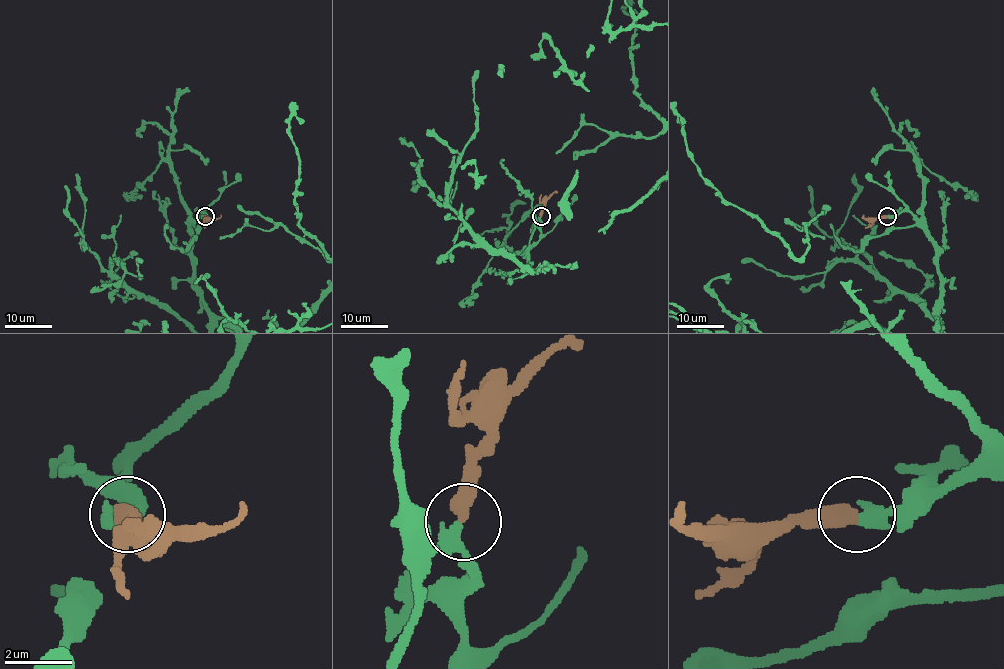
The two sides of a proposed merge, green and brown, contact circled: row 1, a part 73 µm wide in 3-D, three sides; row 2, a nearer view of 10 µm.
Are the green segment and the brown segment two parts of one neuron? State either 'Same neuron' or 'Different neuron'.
Same neuron

